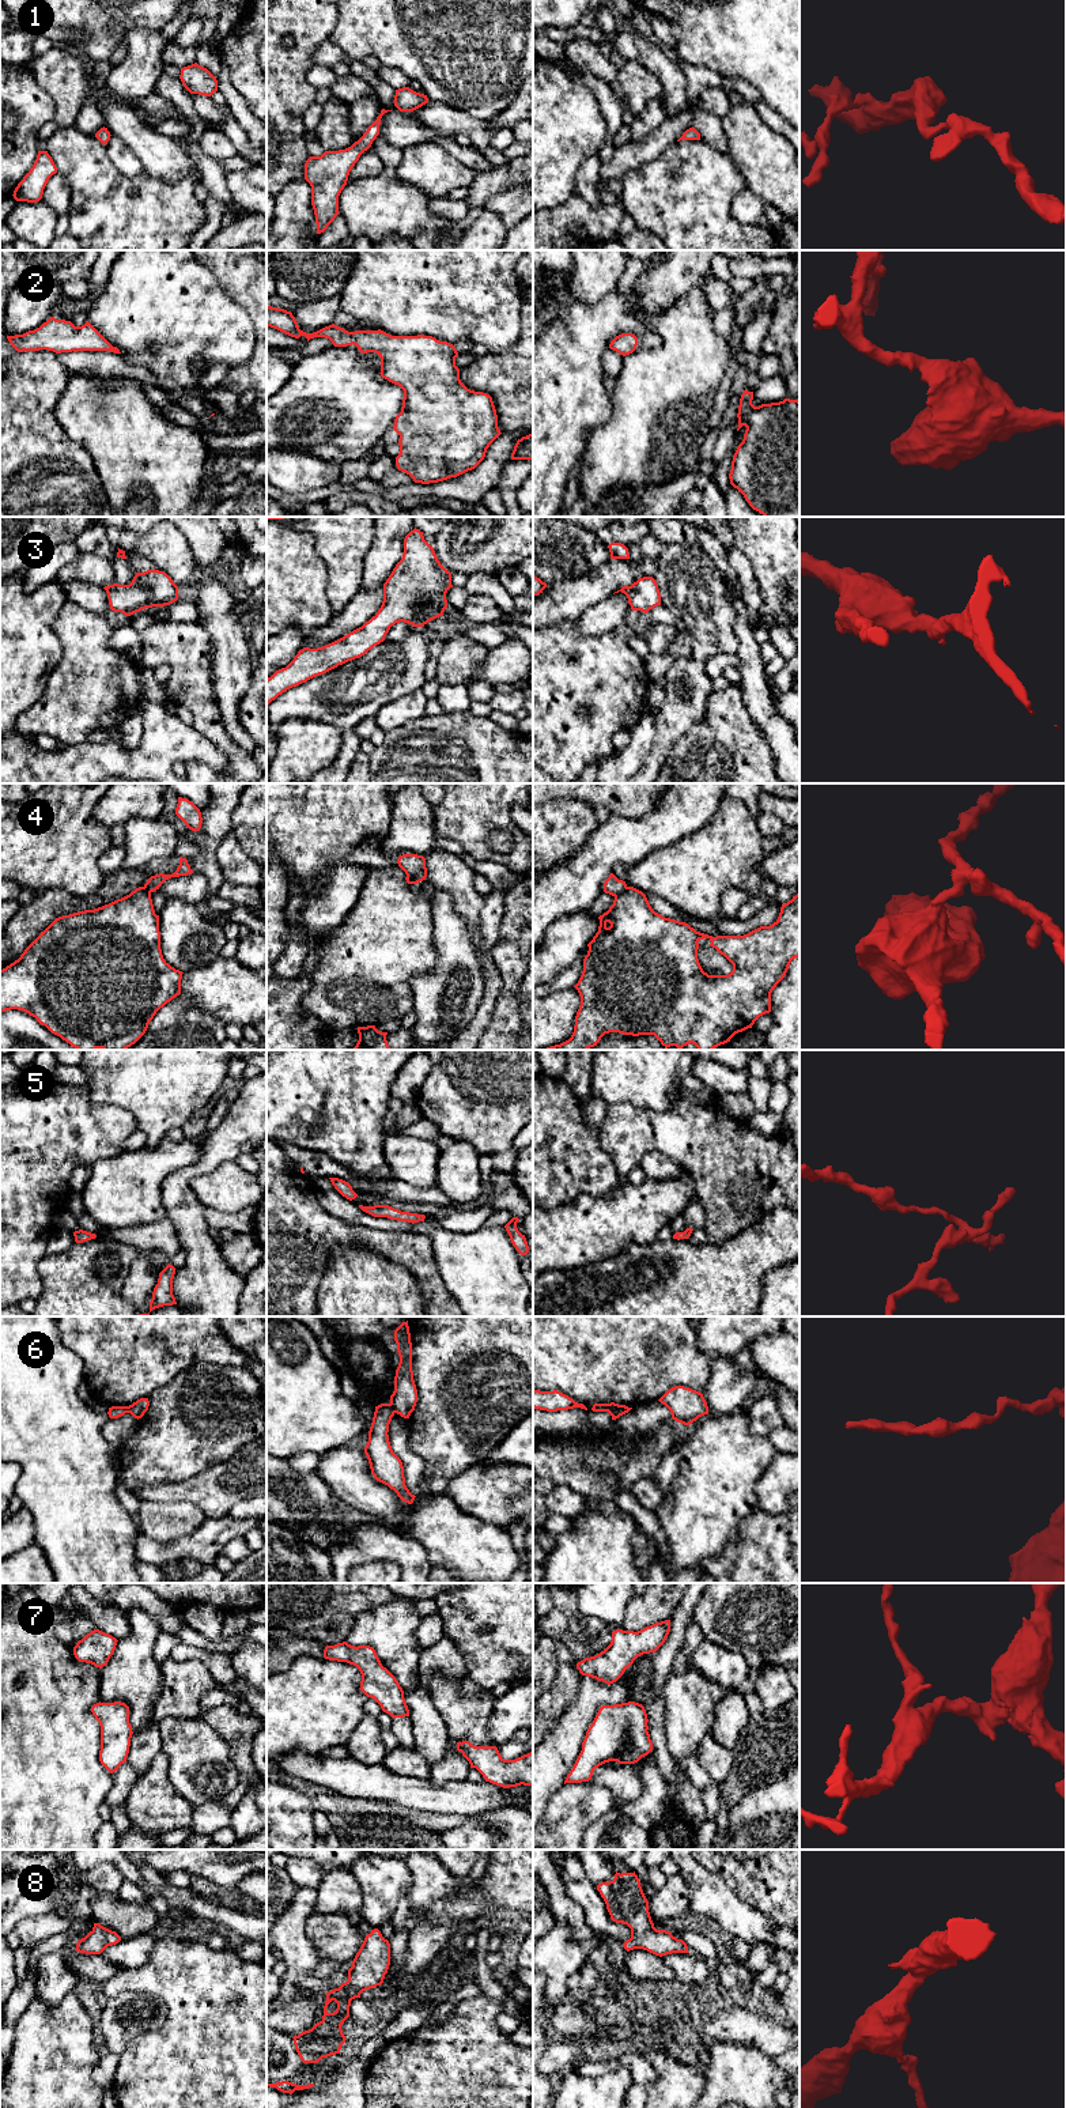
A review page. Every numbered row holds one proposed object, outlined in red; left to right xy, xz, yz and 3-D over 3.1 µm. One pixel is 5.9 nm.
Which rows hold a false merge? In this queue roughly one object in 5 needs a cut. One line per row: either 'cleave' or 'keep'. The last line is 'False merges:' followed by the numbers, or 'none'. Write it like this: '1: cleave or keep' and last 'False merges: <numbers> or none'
1: keep
2: keep
3: keep
4: cleave
5: keep
6: cleave
7: keep
8: keep
False merges: 4, 6

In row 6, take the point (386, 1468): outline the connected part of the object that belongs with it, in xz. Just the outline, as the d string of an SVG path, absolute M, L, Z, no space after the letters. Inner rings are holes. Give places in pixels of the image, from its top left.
M392 1404L375 1406L364 1454L374 1478L393 1489L402 1501L412 1504L416 1496L405 1485L402 1462L393 1452L388 1435L394 1413Z

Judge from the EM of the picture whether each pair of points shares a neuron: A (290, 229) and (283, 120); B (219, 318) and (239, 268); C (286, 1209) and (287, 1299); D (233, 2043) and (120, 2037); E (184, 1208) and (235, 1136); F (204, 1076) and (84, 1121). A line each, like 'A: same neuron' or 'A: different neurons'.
A: different neurons
B: different neurons
C: same neuron
D: different neurons
E: same neuron
F: different neurons

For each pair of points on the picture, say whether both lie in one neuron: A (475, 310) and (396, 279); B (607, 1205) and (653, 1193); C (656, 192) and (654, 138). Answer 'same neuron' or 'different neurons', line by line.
A: same neuron
B: same neuron
C: different neurons

